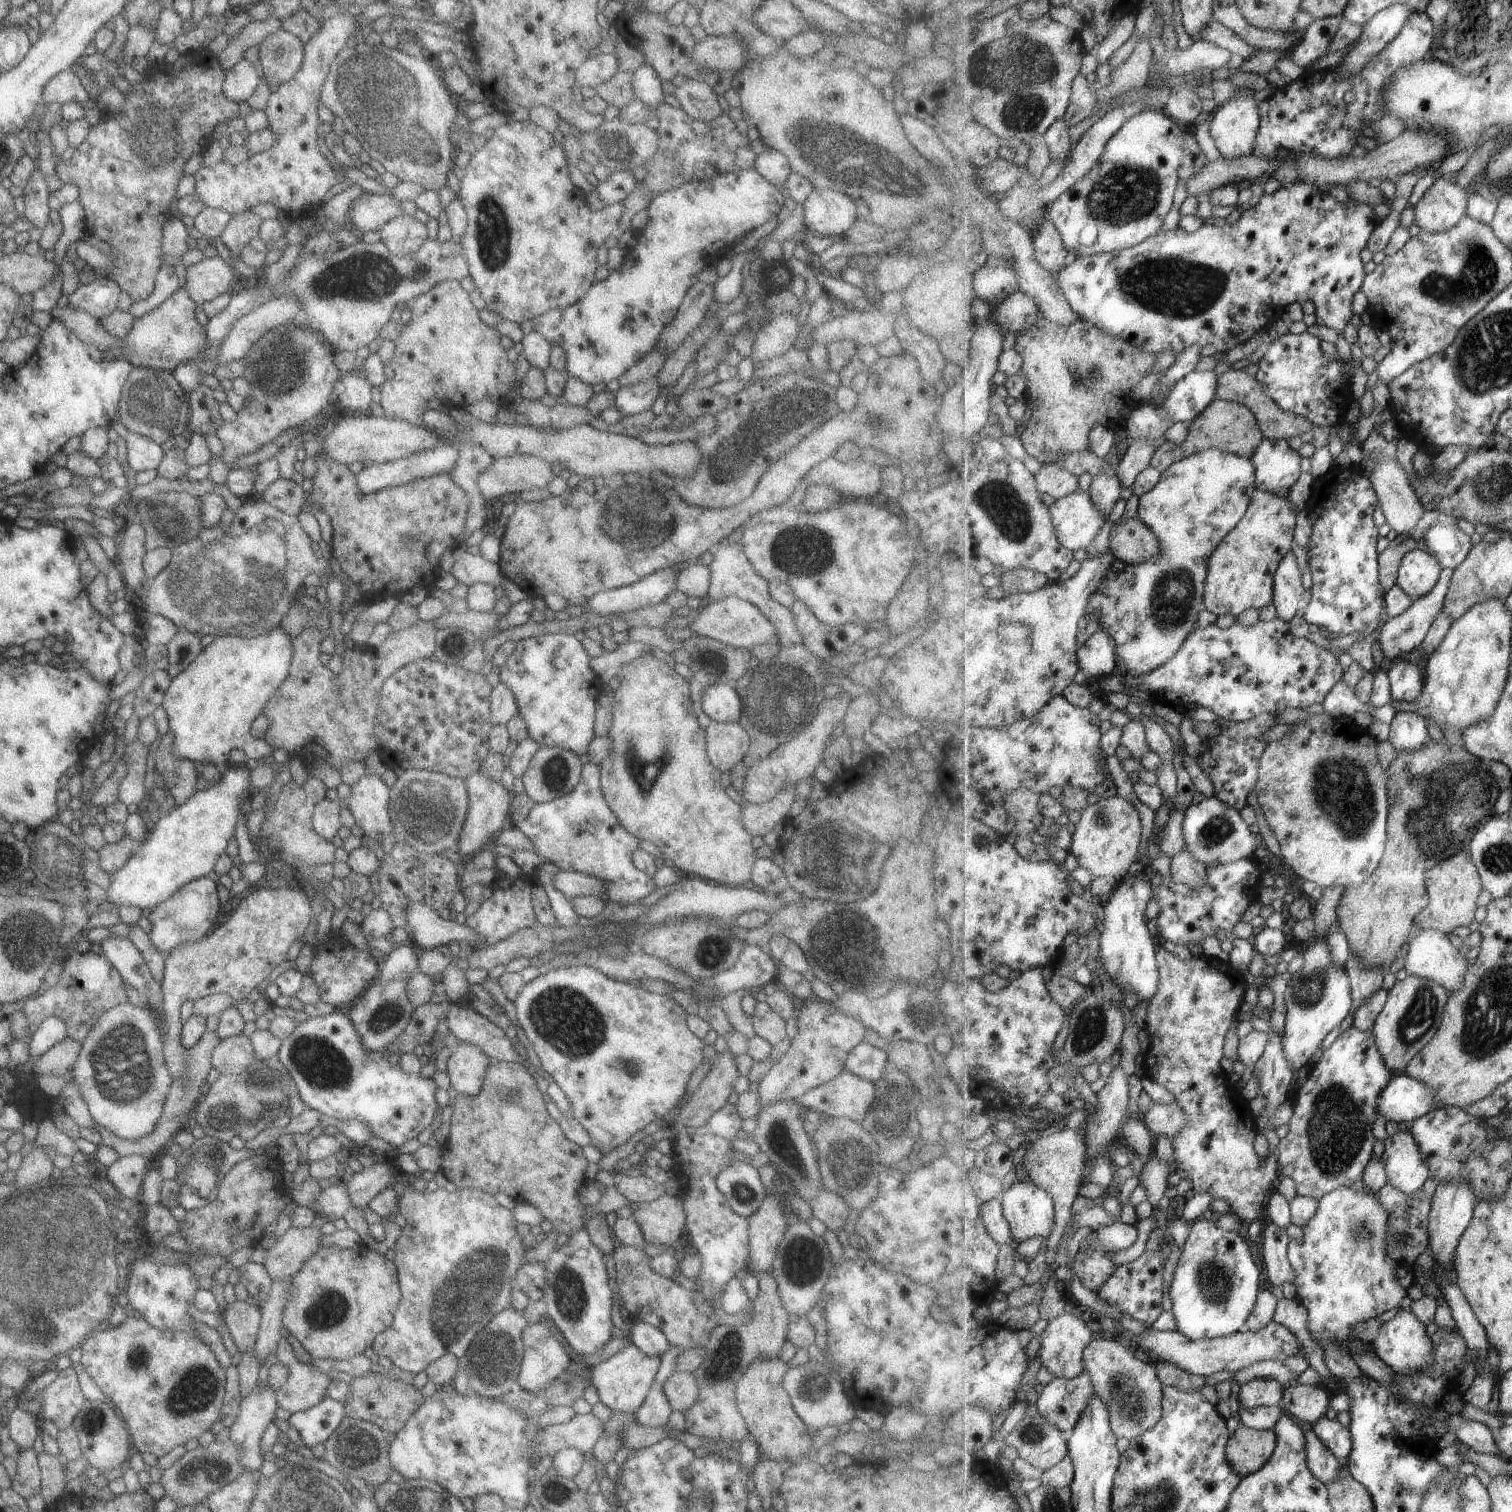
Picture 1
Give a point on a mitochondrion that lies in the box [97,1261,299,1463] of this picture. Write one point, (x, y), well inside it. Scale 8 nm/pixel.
(192, 1391)

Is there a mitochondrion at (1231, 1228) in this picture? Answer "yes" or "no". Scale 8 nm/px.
no

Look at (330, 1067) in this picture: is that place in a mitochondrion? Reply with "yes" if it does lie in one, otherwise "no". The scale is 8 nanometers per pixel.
yes

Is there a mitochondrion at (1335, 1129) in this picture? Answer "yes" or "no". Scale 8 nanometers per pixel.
yes

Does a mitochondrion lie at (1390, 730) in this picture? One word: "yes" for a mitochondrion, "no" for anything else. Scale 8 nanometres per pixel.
no

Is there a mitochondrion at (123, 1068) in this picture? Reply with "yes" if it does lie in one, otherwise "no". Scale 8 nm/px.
yes

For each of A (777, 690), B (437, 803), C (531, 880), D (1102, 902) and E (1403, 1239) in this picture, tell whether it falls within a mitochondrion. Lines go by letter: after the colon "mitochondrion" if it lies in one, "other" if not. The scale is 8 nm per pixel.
A: mitochondrion
B: mitochondrion
C: other
D: other
E: mitochondrion

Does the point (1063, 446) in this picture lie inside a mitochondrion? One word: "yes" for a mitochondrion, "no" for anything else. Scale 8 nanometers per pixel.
no

